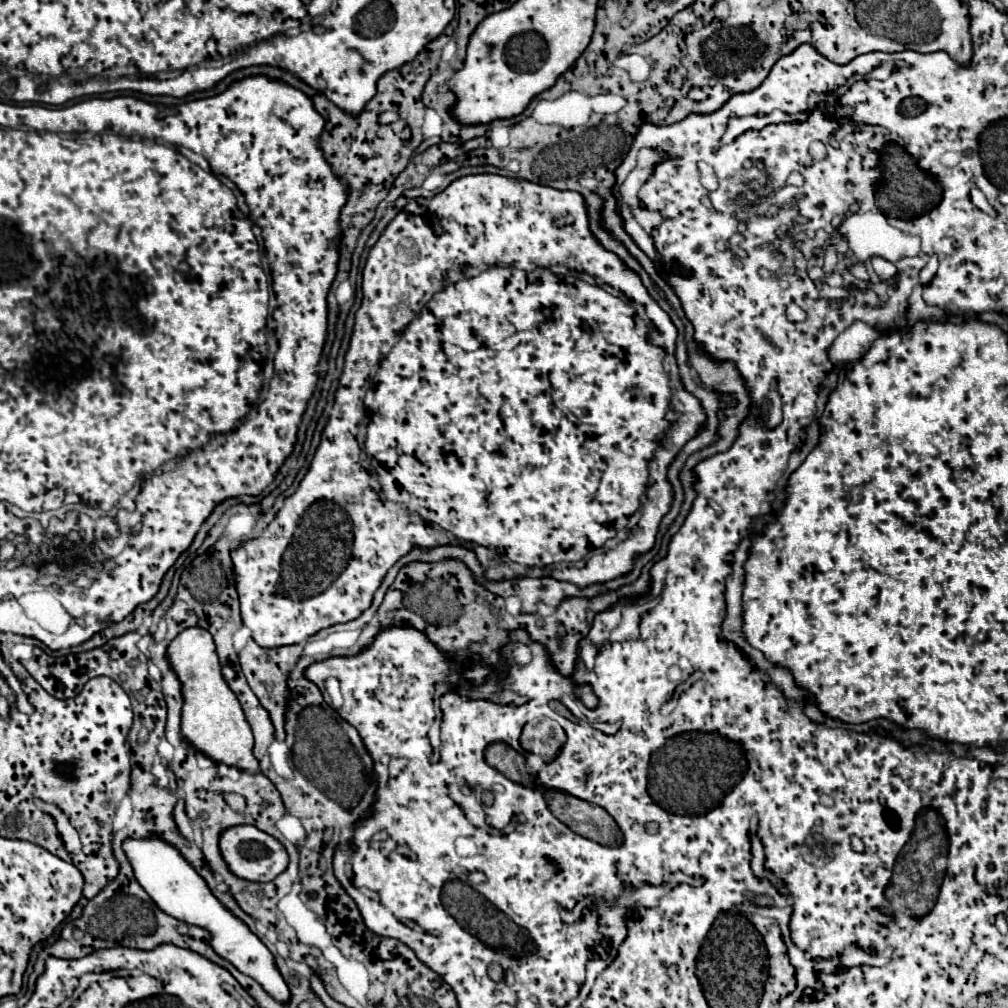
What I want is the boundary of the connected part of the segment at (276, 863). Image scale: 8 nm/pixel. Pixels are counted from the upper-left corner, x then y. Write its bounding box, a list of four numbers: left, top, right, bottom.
[220,826,288,882]

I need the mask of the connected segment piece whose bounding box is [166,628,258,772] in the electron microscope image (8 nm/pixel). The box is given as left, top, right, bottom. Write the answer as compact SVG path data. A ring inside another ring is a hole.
M204 628L182 630L168 646L166 658L182 684L182 736L216 764L236 766L240 770L258 772L258 760L252 756L252 730L244 718L236 694L228 688L220 674L216 646Z

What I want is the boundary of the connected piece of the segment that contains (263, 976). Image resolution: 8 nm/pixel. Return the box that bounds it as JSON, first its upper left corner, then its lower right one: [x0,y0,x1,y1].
[124,838,290,998]

